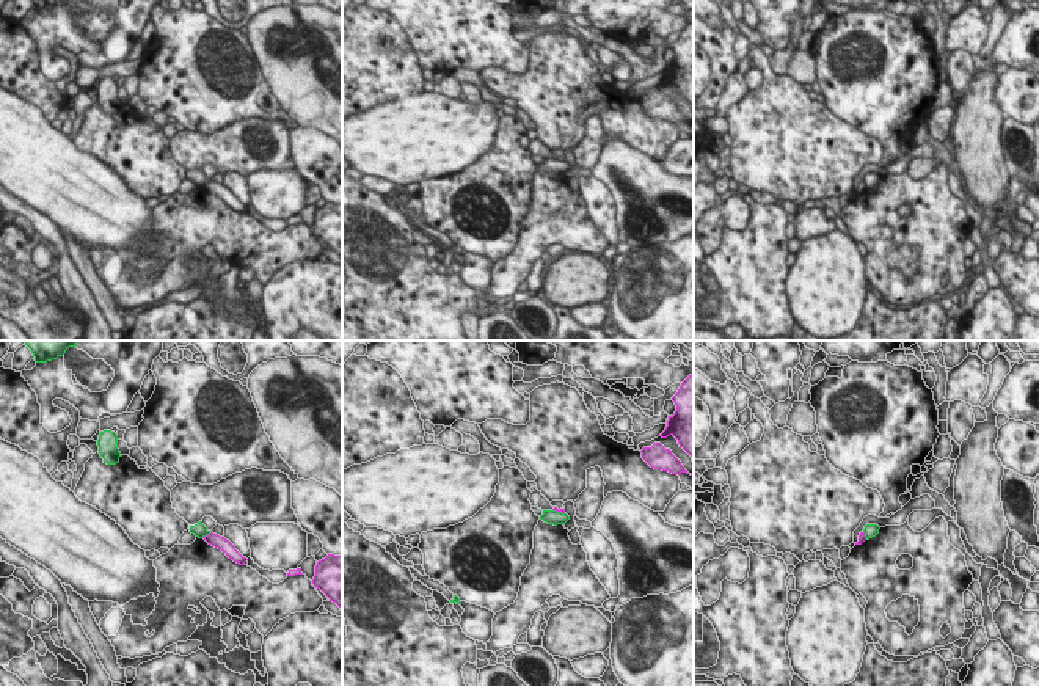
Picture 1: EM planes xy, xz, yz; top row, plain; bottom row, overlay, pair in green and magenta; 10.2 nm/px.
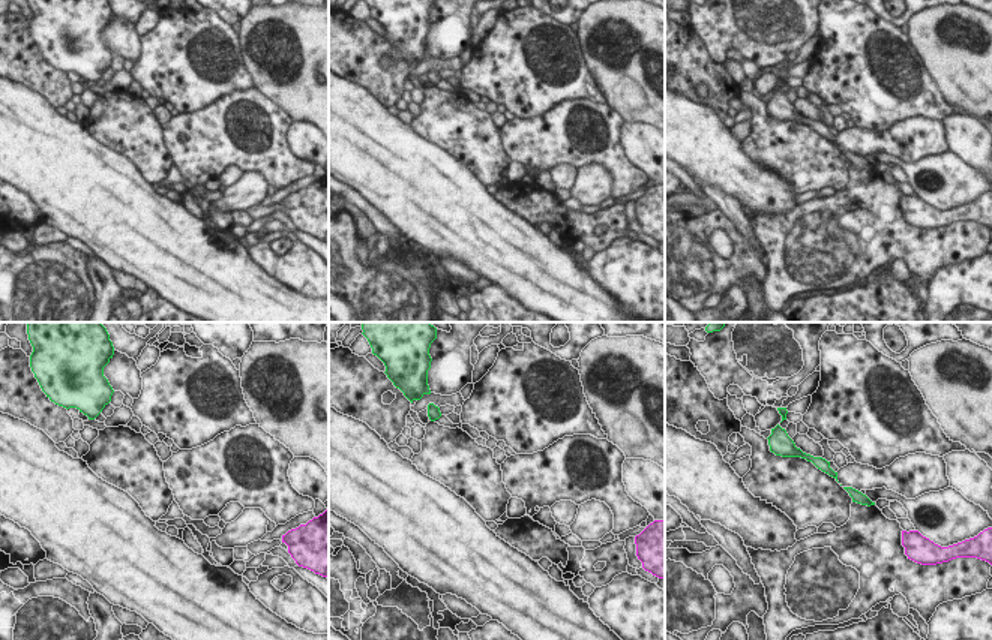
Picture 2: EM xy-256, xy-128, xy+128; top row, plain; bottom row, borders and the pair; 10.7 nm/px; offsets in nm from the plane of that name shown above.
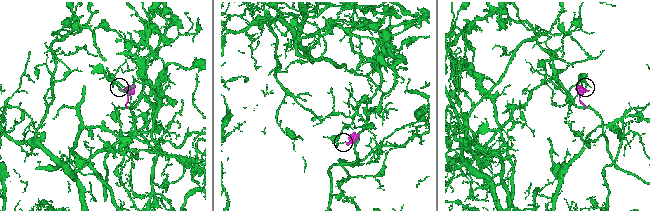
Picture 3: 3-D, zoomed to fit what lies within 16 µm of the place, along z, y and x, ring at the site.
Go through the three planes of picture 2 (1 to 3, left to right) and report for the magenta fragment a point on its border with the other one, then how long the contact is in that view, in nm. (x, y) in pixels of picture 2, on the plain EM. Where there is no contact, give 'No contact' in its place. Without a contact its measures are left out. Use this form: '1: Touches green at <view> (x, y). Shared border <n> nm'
1: No contact
2: No contact
3: No contact.

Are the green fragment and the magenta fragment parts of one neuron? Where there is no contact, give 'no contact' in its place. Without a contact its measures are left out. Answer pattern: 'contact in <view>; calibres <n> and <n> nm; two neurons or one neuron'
contact in xy; calibres 140 and 130 nm; two neurons

